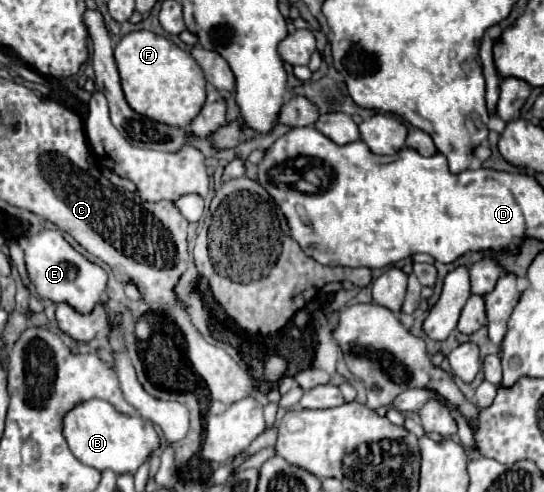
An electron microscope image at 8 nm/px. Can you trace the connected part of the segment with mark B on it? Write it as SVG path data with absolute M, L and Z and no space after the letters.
M91 399L77 405L65 415L63 423L65 423L63 433L69 443L69 449L79 461L99 471L111 469L115 475L123 473L135 475L137 469L149 459L149 455L161 447L161 439L153 423L141 419L139 415L127 417L101 399Z

